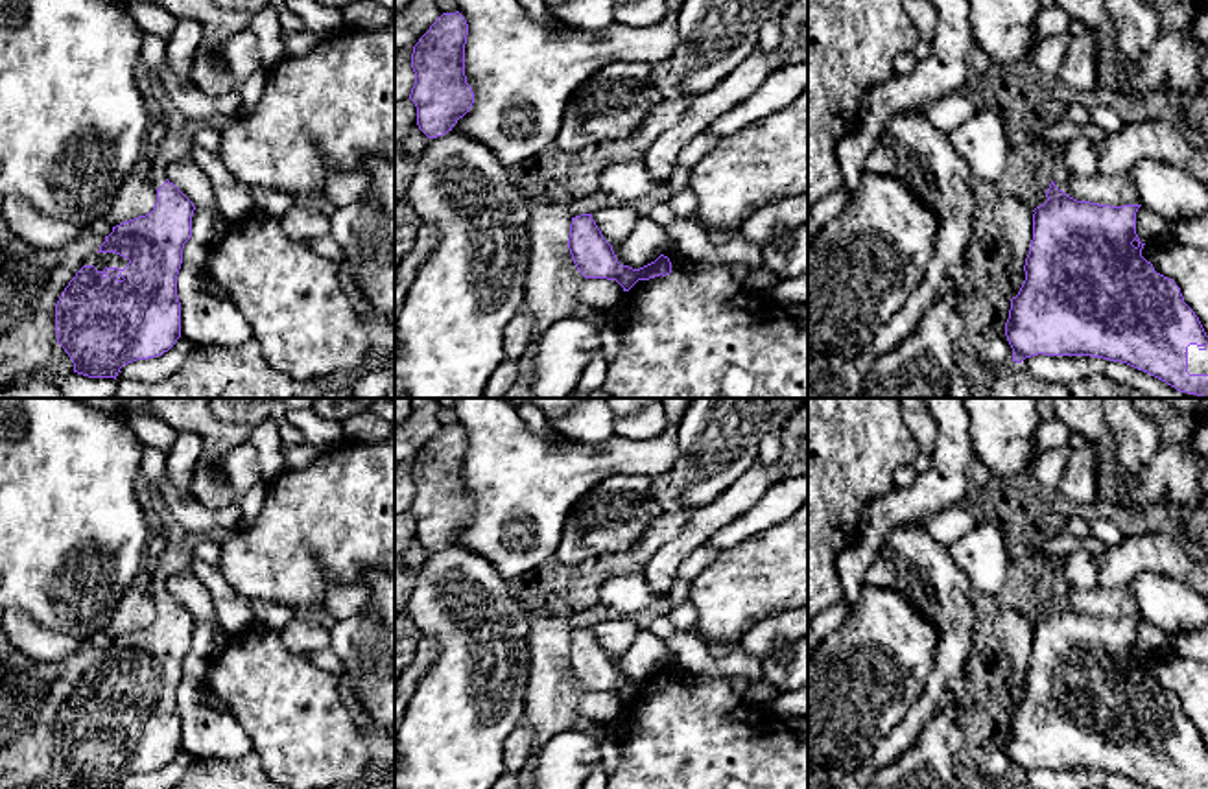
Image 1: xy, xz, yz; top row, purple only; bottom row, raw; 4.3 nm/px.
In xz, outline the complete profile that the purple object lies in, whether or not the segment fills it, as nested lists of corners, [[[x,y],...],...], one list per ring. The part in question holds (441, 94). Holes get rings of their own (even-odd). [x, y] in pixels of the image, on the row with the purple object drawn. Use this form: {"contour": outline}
{"contour": [[[459,11],[443,13],[413,46],[415,85],[409,100],[417,107],[417,125],[428,138],[452,131],[474,103],[465,76],[467,35],[468,24]]]}

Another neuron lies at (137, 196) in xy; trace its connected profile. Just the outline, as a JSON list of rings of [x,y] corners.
[[[144,168],[129,173],[125,183],[116,192],[116,197],[107,212],[107,221],[116,227],[124,221],[146,216],[157,203],[157,188]]]

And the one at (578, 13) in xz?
[[[546,0],[548,9],[572,28],[601,29],[616,22],[614,0]]]

